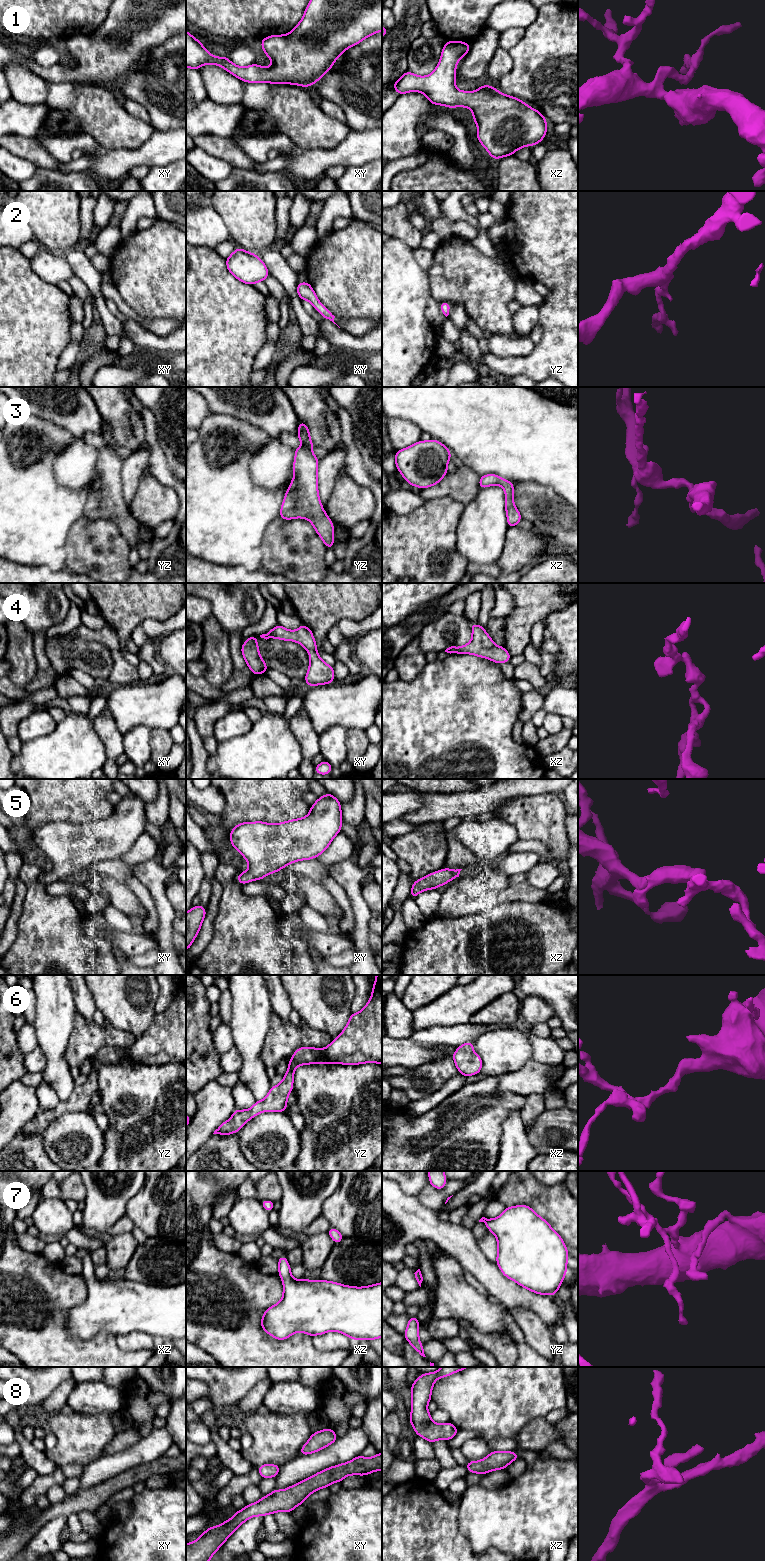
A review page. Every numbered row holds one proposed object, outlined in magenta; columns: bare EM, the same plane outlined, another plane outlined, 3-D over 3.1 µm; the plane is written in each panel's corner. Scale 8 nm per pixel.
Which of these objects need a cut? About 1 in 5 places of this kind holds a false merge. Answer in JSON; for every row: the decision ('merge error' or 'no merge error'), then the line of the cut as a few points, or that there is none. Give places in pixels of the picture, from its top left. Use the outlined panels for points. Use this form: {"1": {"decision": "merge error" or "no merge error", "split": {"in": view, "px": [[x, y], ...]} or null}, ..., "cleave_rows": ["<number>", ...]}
{"1": {"decision": "no merge error", "split": null}, "2": {"decision": "no merge error", "split": null}, "3": {"decision": "no merge error", "split": null}, "4": {"decision": "no merge error", "split": null}, "5": {"decision": "no merge error", "split": null}, "6": {"decision": "no merge error", "split": null}, "7": {"decision": "no merge error", "split": null}, "8": {"decision": "no merge error", "split": null}, "cleave_rows": []}

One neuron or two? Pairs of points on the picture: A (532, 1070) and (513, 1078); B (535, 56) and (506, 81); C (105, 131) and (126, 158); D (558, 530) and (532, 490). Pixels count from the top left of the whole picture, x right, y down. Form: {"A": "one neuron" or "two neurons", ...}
{"A": "one neuron", "B": "one neuron", "C": "two neurons", "D": "one neuron"}

